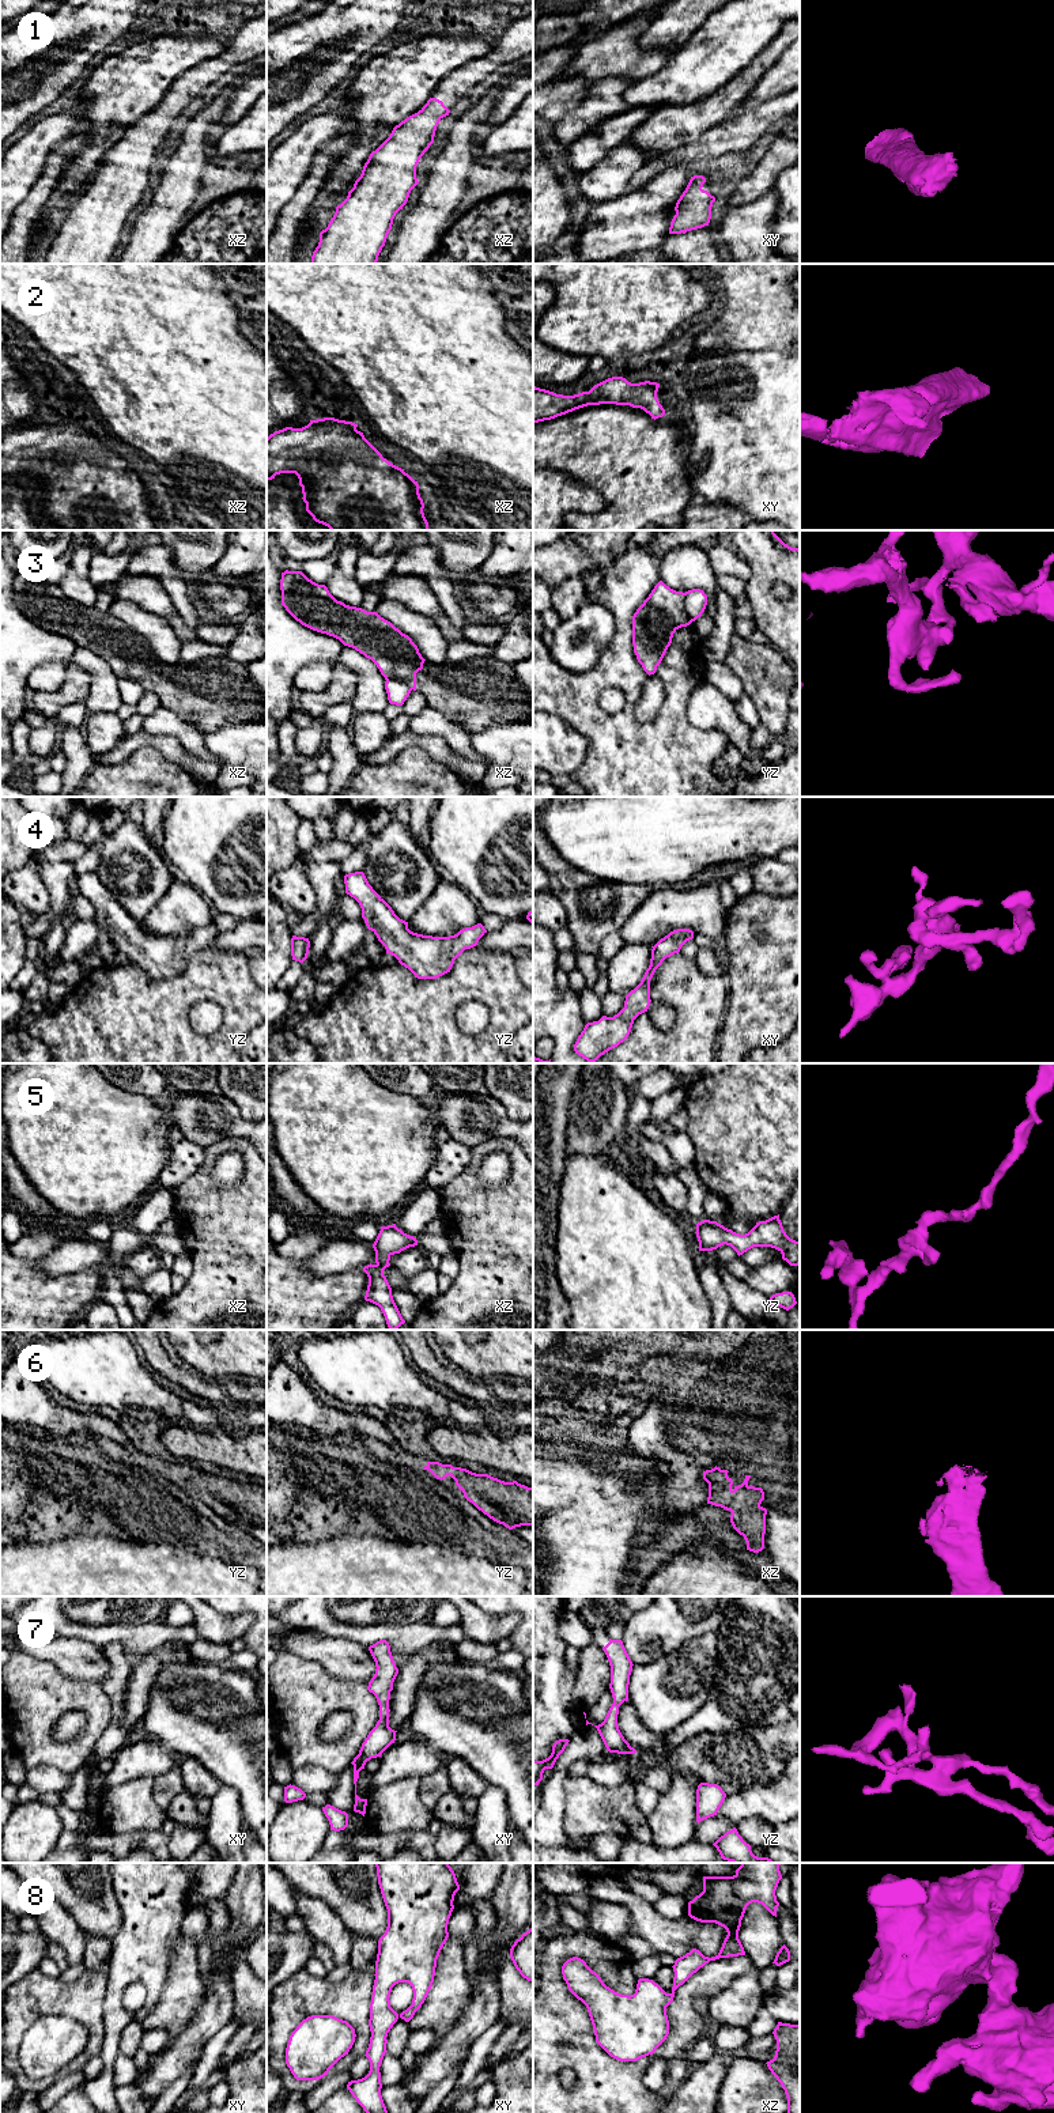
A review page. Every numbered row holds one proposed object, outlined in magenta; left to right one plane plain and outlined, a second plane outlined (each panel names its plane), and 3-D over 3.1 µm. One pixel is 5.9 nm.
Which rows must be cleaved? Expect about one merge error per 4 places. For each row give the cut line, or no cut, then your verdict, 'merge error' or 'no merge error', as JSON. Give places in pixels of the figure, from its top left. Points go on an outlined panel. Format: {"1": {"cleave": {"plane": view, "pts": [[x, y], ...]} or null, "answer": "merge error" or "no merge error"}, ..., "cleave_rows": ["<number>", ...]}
{"1": {"cleave": null, "answer": "no merge error"}, "2": {"cleave": null, "answer": "no merge error"}, "3": {"cleave": {"plane": "yz", "pts": [[684, 593], [684, 609], [691, 622]]}, "answer": "merge error"}, "4": {"cleave": null, "answer": "no merge error"}, "5": {"cleave": null, "answer": "no merge error"}, "6": {"cleave": null, "answer": "no merge error"}, "7": {"cleave": null, "answer": "no merge error"}, "8": {"cleave": null, "answer": "no merge error"}, "cleave_rows": ["3"]}

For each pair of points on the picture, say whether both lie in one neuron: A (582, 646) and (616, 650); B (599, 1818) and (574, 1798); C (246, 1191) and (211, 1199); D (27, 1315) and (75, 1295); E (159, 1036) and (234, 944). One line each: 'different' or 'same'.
A: different
B: same
C: same
D: same
E: different

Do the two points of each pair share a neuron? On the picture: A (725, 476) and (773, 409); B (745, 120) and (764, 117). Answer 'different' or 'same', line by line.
A: same
B: same

